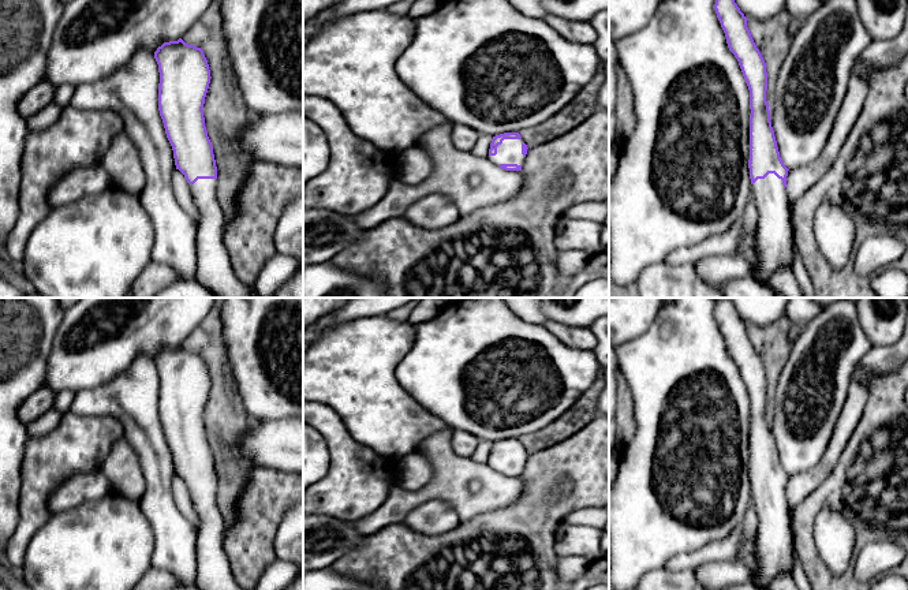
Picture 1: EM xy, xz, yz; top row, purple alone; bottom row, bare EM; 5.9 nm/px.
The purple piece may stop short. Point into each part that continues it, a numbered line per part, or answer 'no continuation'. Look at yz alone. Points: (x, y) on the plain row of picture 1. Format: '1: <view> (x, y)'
1: yz (773, 540)

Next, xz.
1: xz (509, 458)

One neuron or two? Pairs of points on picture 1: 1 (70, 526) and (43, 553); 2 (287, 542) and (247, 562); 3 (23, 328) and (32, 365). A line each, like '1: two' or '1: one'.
1: one
2: two
3: one

